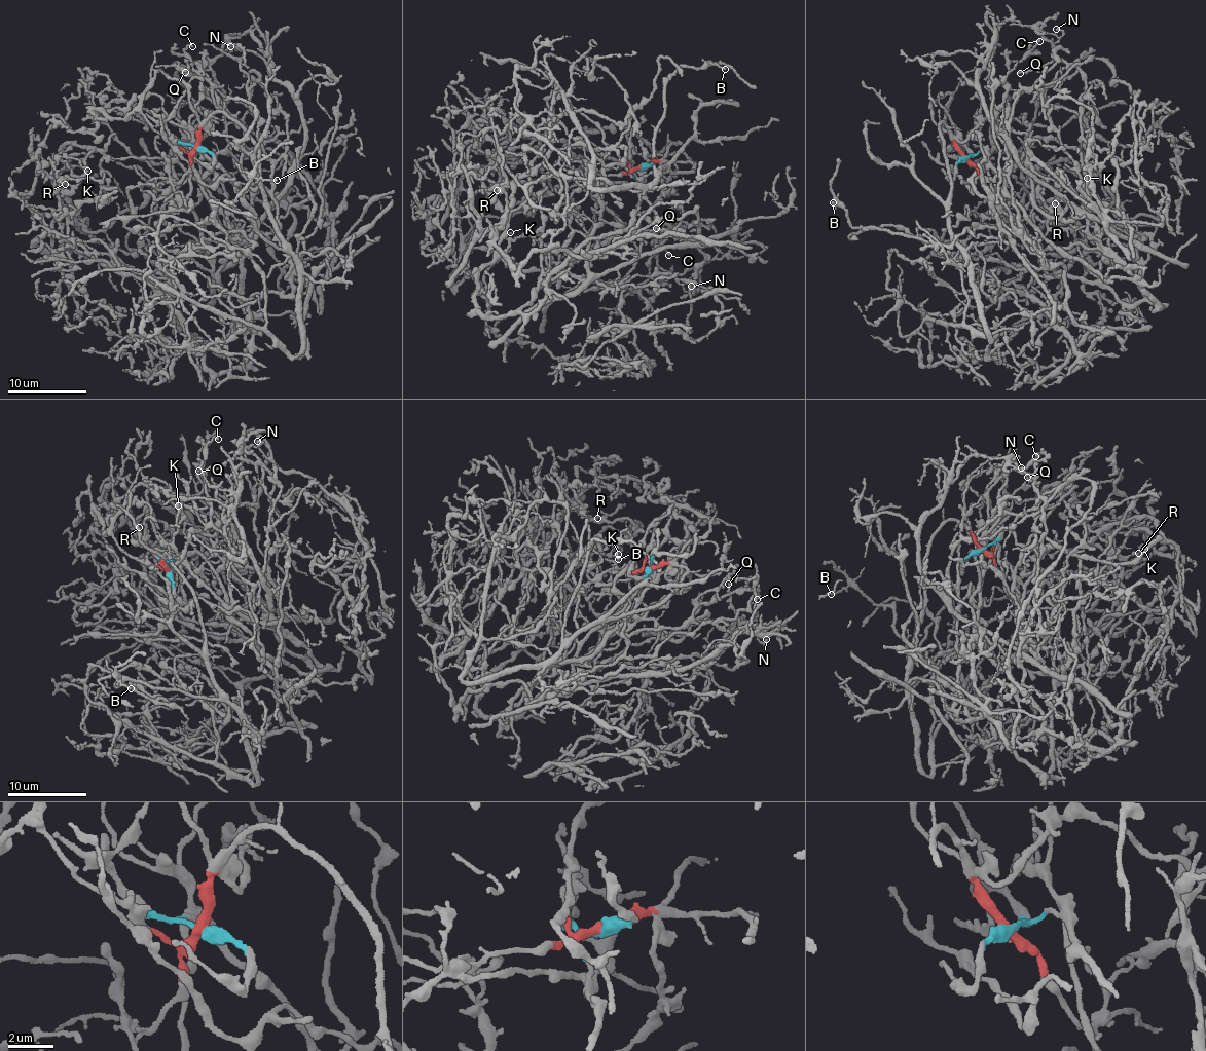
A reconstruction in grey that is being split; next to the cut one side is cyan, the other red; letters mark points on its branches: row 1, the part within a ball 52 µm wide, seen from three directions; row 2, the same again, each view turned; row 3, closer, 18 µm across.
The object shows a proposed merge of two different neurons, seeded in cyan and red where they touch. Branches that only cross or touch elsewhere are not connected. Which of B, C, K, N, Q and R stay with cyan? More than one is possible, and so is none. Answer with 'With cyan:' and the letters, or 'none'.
With cyan: C, K, N, Q, R

